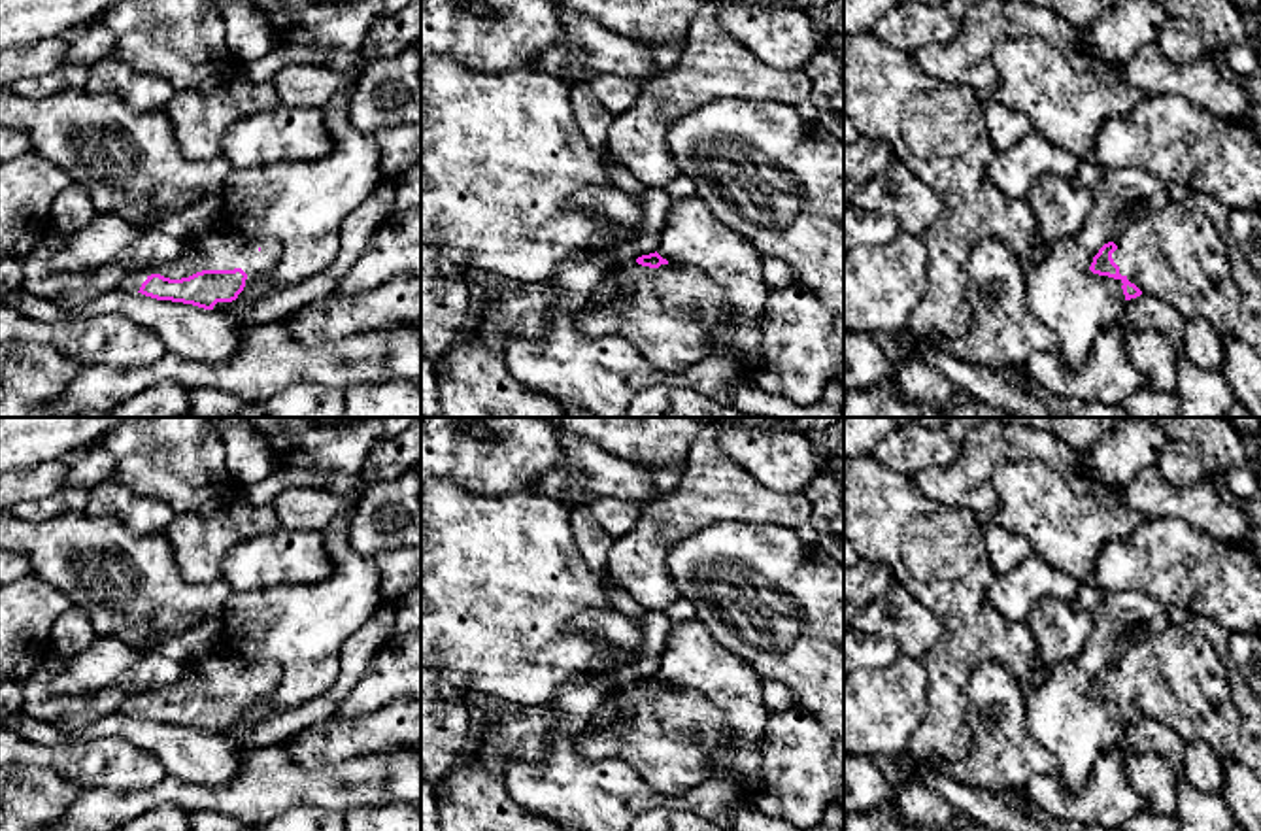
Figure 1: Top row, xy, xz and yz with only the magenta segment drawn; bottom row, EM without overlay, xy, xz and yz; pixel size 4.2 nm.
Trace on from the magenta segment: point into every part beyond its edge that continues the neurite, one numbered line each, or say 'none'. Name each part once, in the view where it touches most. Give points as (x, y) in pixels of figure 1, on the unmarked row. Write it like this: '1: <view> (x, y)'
1: xy (219, 671)

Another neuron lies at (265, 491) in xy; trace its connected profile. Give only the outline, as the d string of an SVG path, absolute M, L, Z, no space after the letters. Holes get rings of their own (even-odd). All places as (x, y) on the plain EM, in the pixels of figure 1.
M277 466L262 482L242 487L253 504L272 504L285 487L325 487L334 493L355 493L362 485L362 476L345 472L321 472L315 468Z

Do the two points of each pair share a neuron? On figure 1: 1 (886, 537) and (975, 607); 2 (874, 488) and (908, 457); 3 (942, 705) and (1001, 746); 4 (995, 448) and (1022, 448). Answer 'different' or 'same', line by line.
1: same
2: different
3: different
4: same

